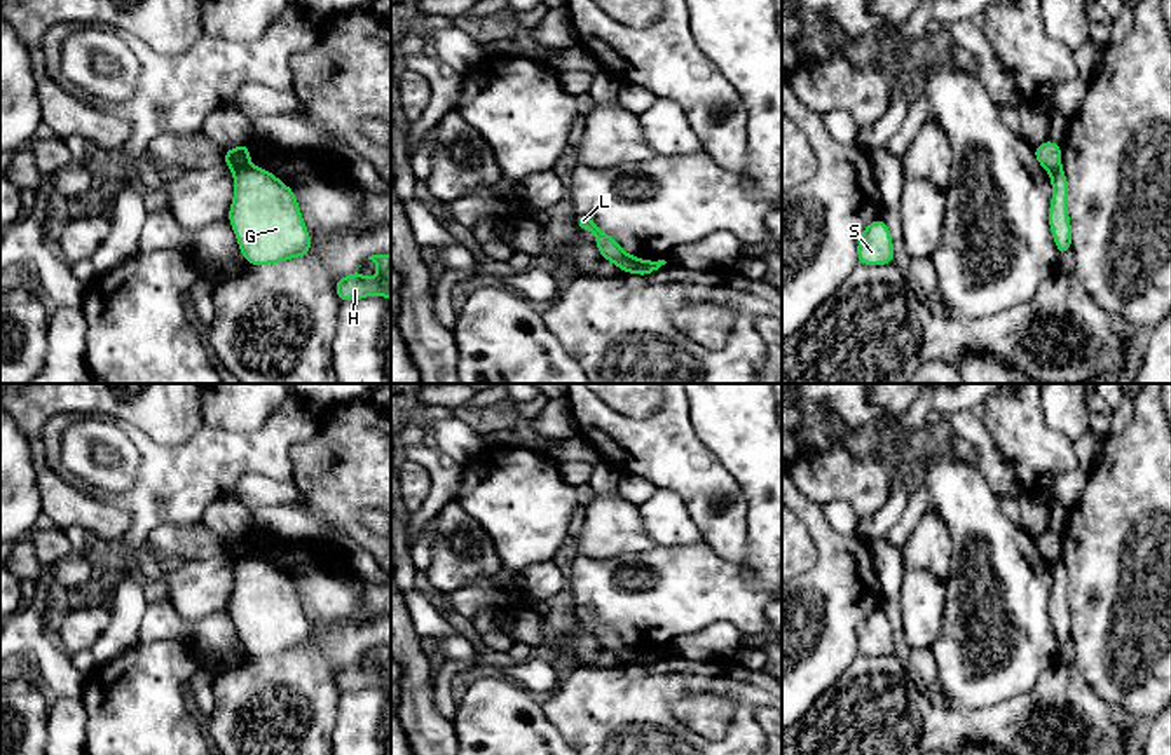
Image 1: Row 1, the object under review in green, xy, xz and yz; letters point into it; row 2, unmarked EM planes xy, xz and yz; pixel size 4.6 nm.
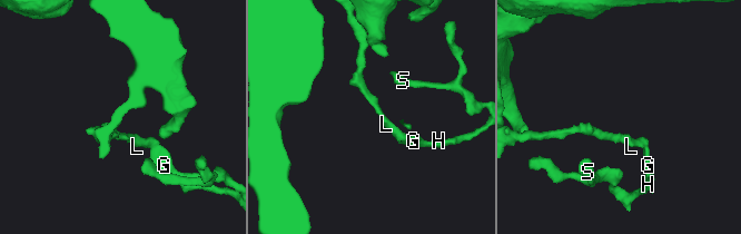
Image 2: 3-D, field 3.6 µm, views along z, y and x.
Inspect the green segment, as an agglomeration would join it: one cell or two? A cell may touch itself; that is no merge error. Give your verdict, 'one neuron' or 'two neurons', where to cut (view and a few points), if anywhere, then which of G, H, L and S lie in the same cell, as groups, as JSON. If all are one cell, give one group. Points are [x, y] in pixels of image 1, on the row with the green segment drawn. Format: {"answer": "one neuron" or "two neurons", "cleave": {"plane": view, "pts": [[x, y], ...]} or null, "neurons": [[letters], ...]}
{"answer": "two neurons", "cleave": {"plane": "xy", "pts": [[248, 164], [234, 173]]}, "neurons": [["G", "H", "S"], ["L"]]}

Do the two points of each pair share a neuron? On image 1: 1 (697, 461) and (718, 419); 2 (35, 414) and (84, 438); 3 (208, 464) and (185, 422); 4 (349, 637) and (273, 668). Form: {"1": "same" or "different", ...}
{"1": "different", "2": "different", "3": "different", "4": "same"}

